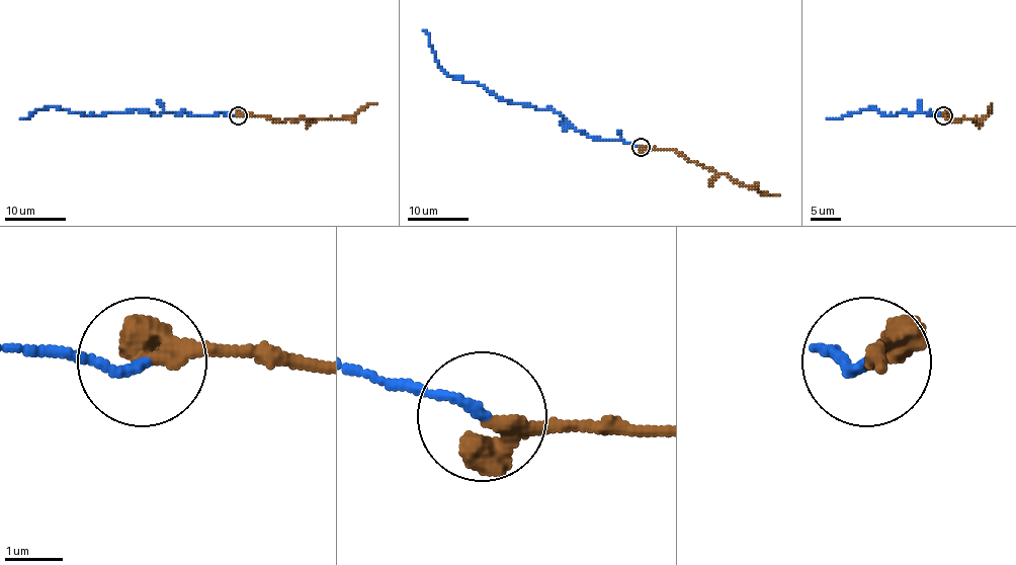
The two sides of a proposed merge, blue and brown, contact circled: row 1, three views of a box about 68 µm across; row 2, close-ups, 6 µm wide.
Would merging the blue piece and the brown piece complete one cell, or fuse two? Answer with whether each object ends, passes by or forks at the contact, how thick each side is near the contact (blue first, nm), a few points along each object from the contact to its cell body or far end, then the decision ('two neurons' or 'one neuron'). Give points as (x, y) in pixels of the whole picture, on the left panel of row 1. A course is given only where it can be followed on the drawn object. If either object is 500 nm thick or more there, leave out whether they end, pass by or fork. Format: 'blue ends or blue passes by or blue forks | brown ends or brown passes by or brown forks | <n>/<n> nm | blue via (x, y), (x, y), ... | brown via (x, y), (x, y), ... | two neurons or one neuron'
blue ends | brown passes by | 170/190 nm | blue via (237, 114), (166, 111), (158, 116), (136, 110), (100, 114), (49, 107), (21, 119) | brown via (237, 114), (261, 114), (278, 120), (351, 117), (367, 104), (375, 102) | one neuron

